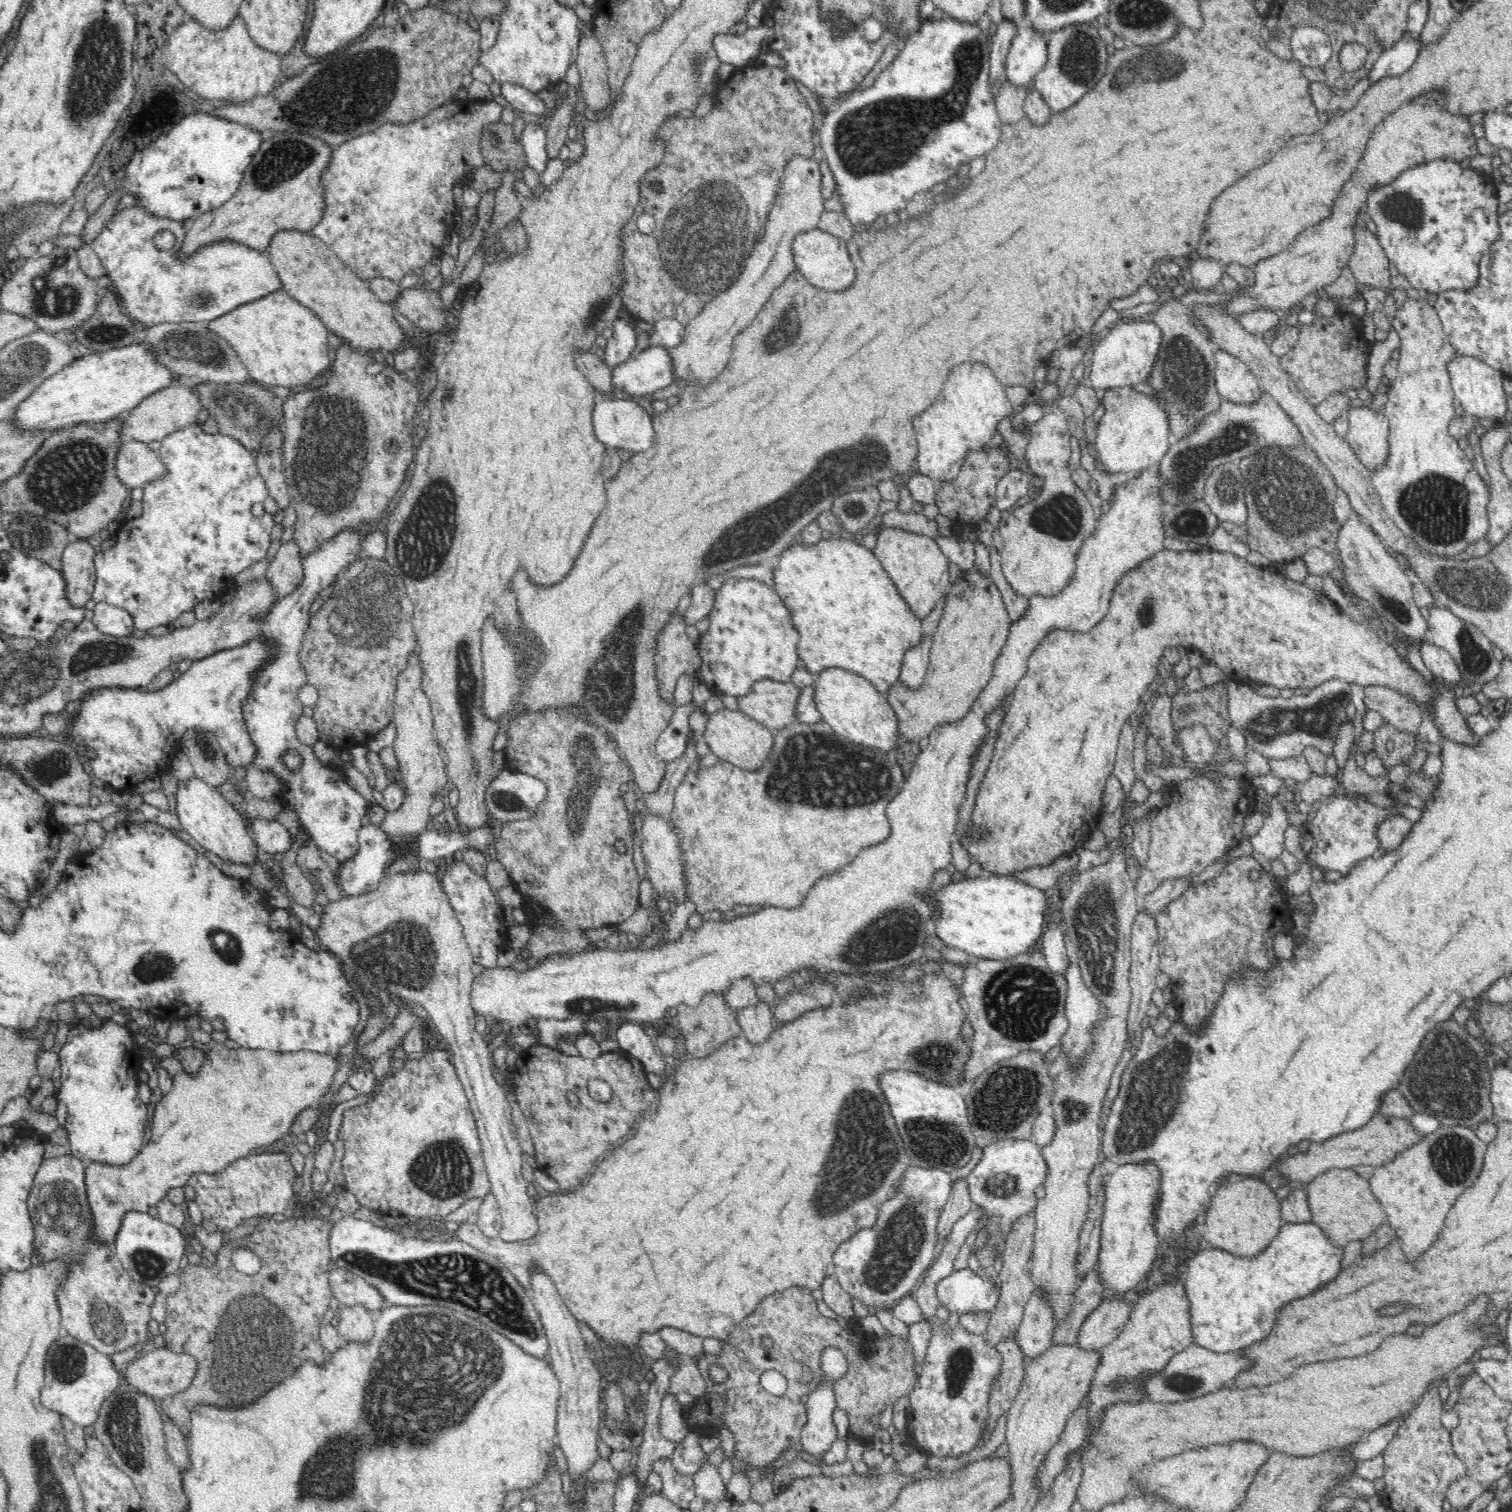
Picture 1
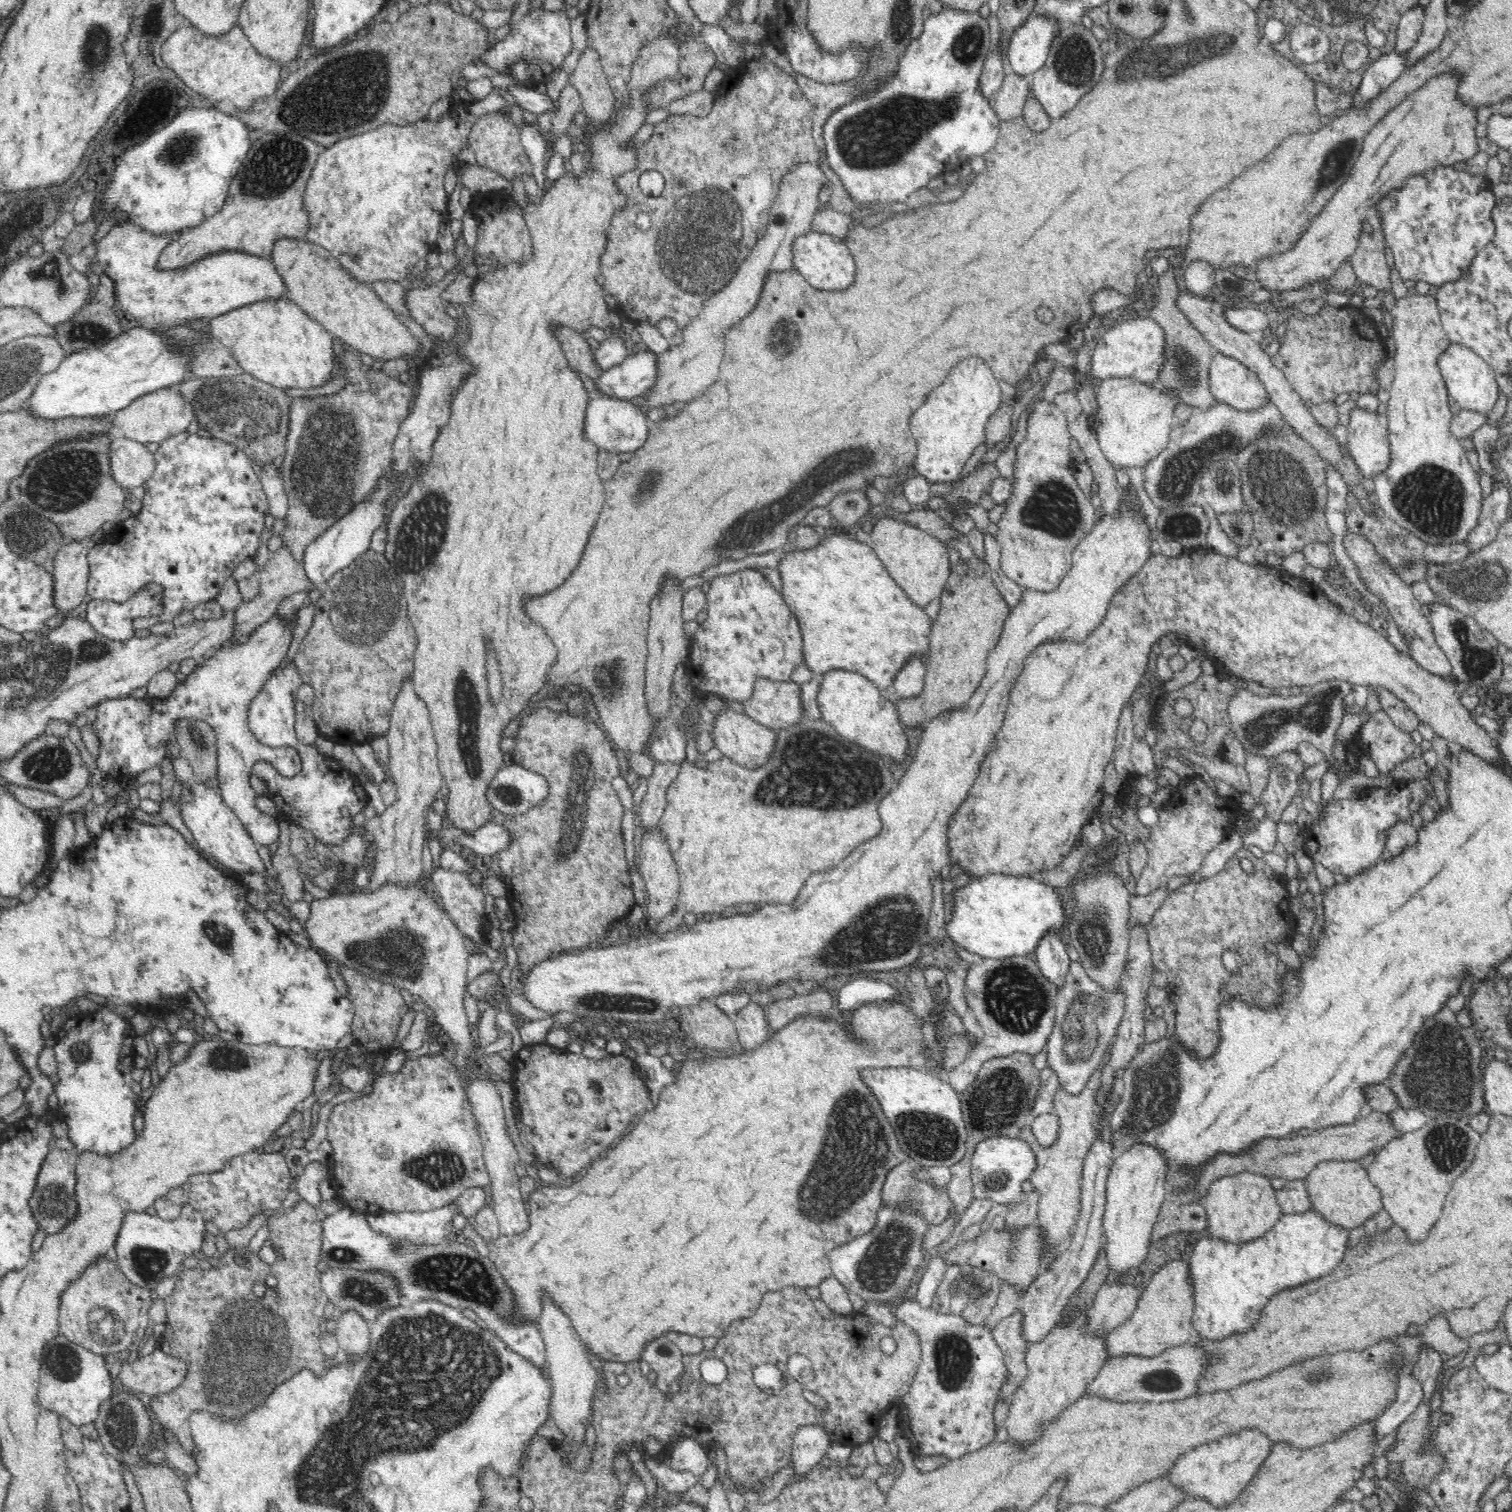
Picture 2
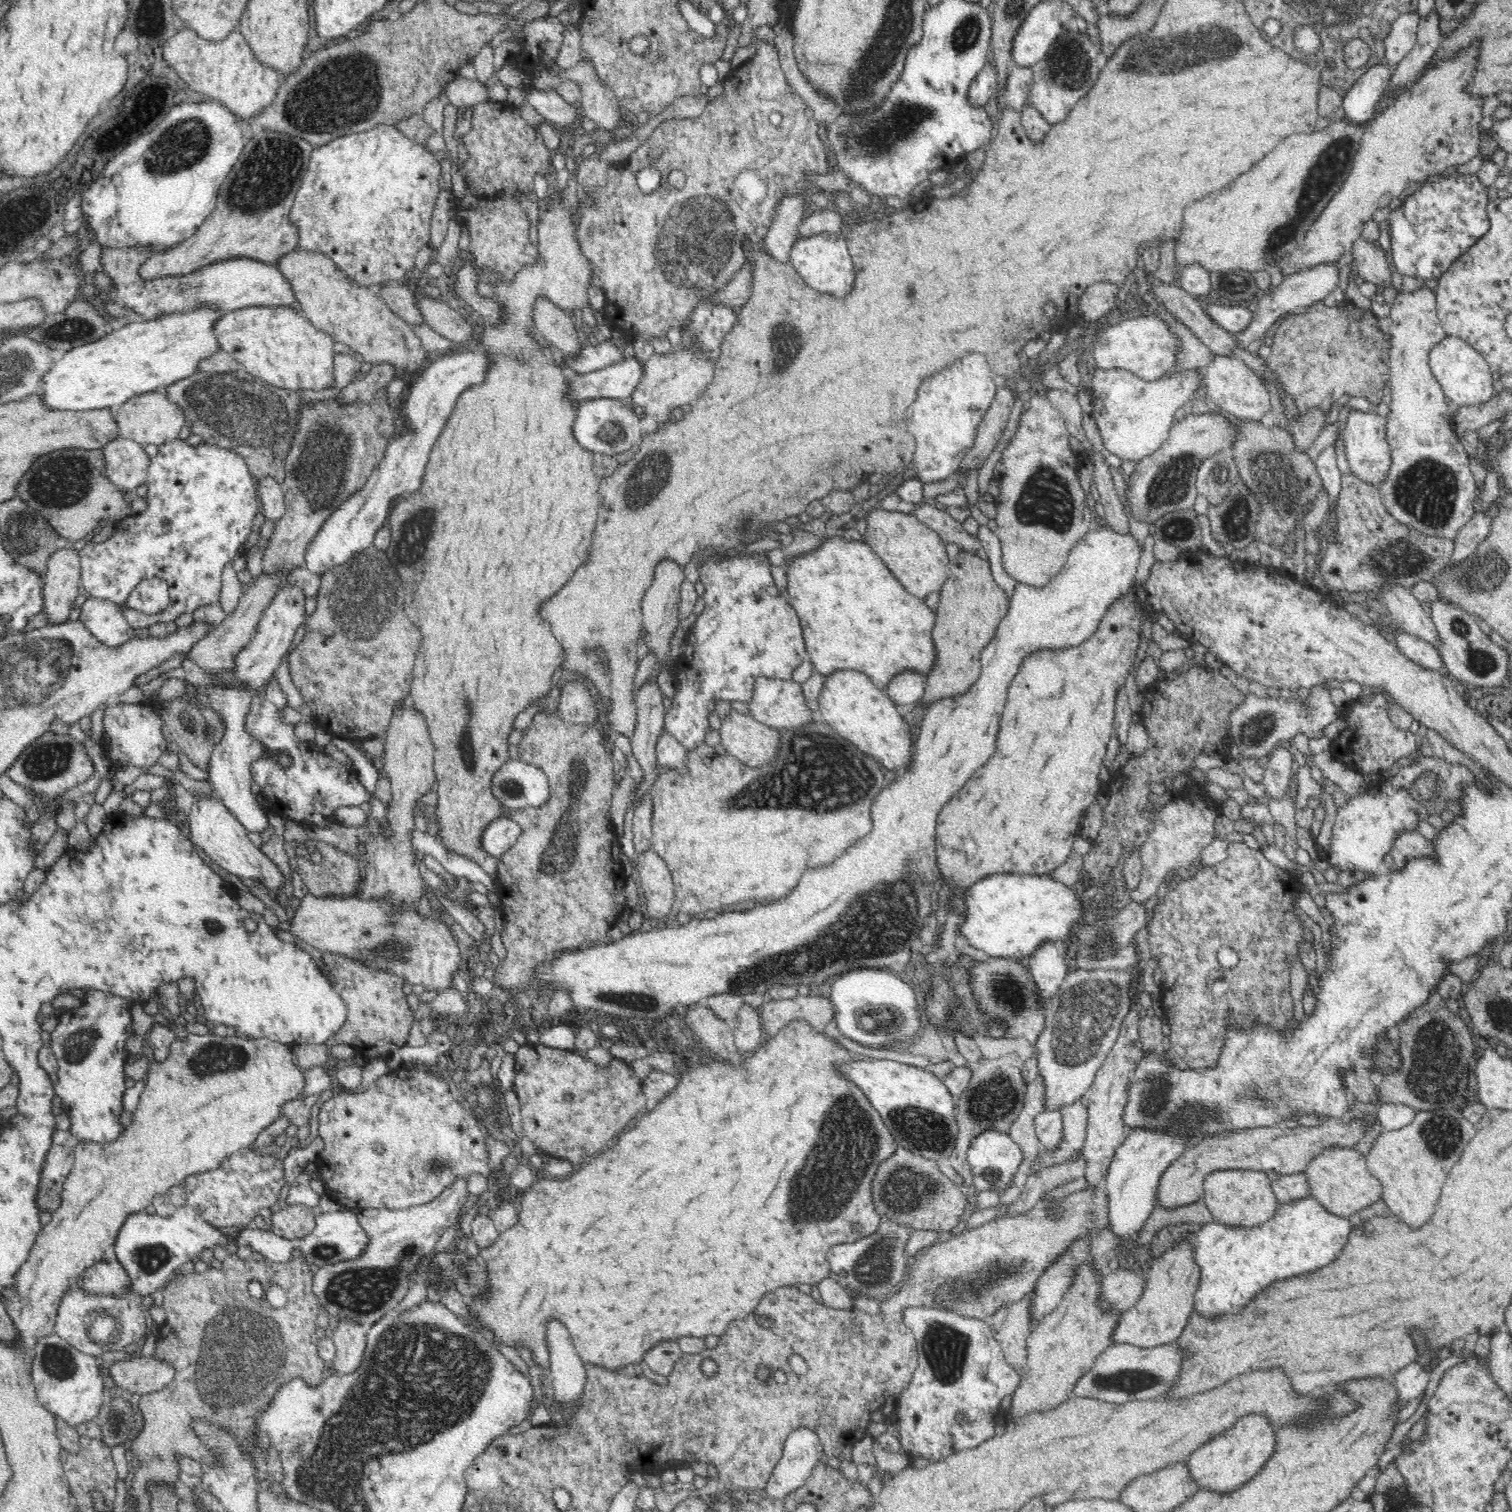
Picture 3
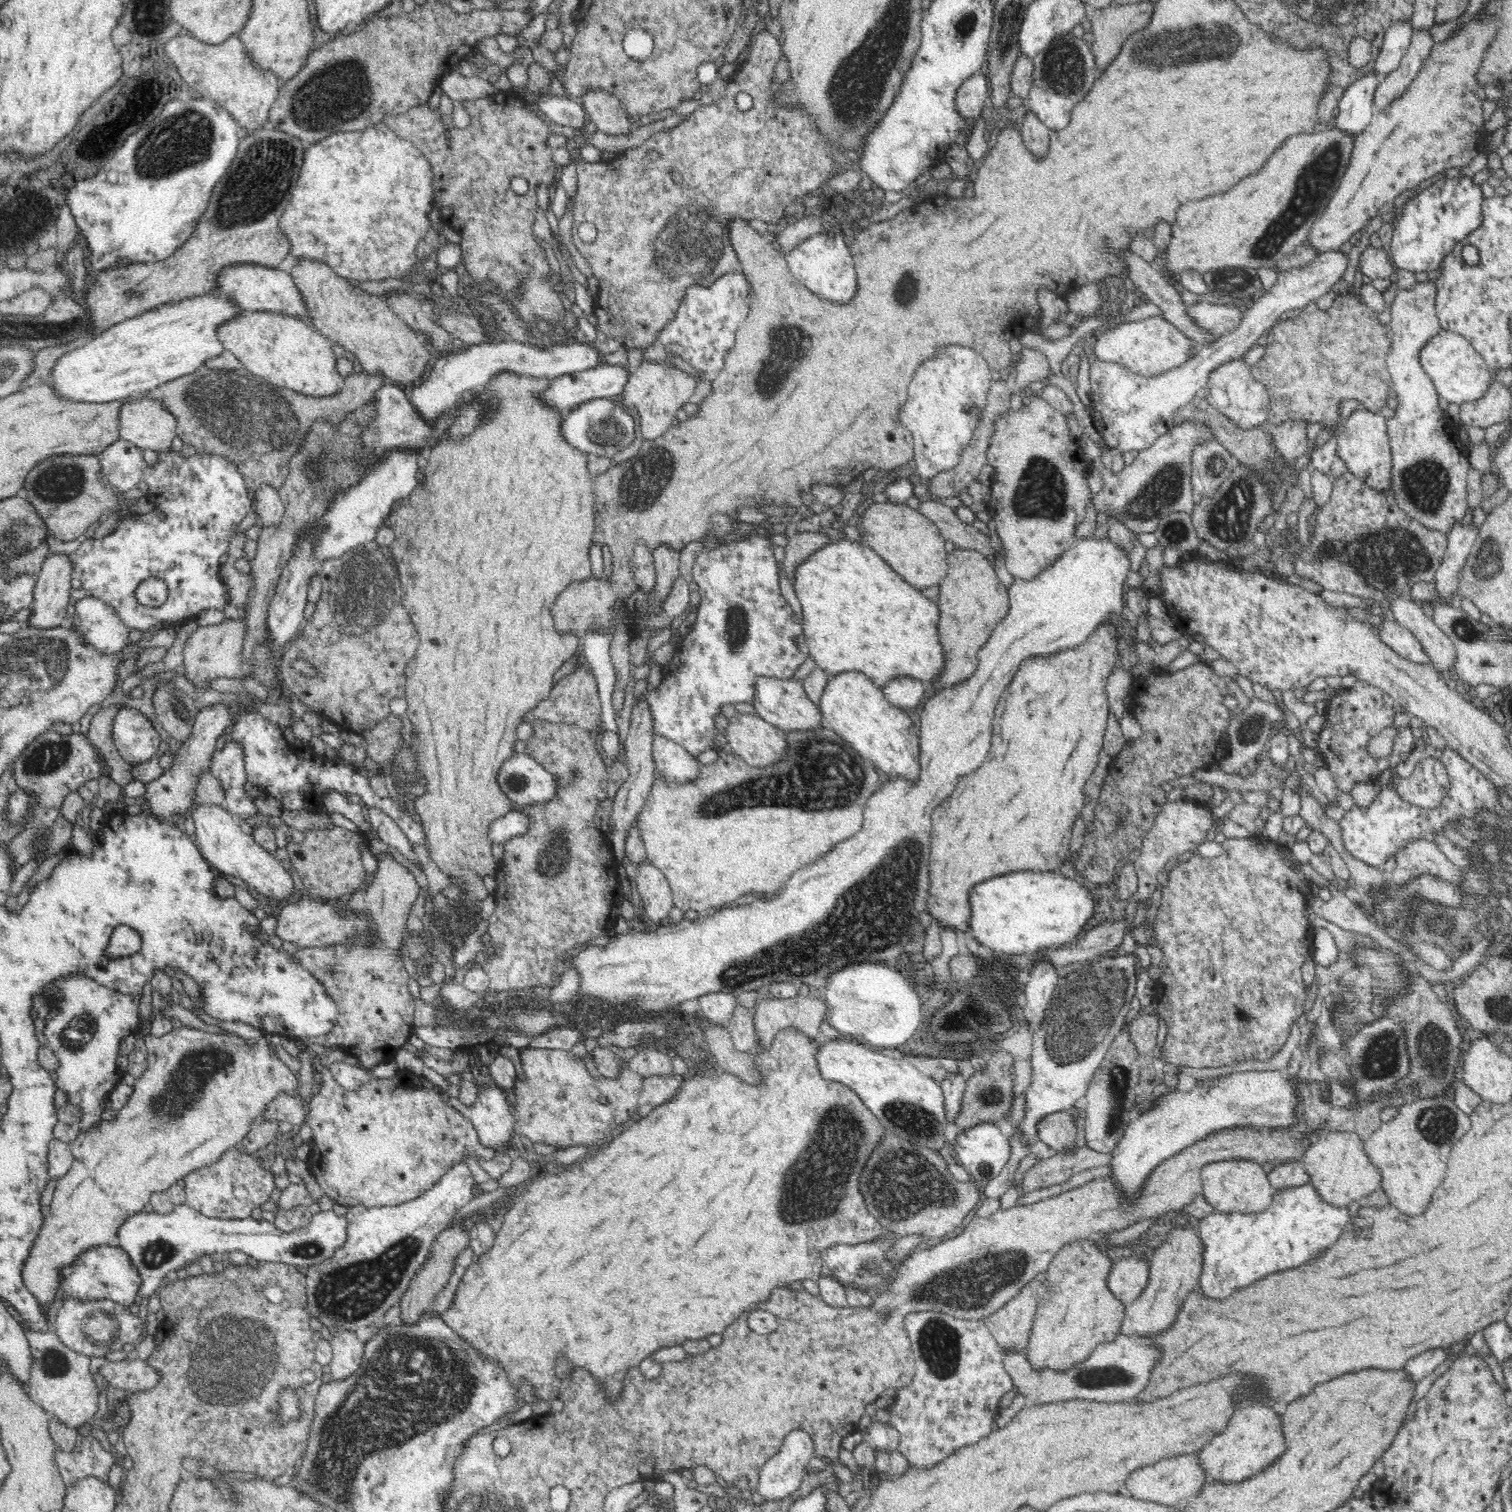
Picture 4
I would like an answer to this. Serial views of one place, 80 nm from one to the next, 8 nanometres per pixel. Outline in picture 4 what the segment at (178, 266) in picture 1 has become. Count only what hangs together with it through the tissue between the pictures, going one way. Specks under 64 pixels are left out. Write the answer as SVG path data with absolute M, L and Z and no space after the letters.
M236 263L232 266L224 267L215 278L215 290L212 293L217 293L219 296L229 298L235 305L244 311L268 311L272 313L284 313L296 316L302 321L310 324L309 316L307 315L307 308L303 301L302 295L299 293L298 287L295 285L290 273L286 273L277 268L270 268L258 264Z

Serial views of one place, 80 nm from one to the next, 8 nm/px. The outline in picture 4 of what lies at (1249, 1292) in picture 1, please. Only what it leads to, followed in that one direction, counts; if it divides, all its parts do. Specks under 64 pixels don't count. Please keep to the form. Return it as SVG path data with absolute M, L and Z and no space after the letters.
M1311 1182L1274 1190L1272 1202L1262 1212L1242 1214L1213 1210L1196 1223L1204 1260L1200 1288L1208 1298L1226 1300L1238 1288L1252 1286L1256 1280L1266 1278L1266 1274L1304 1266L1340 1238L1348 1220L1348 1210L1322 1202Z

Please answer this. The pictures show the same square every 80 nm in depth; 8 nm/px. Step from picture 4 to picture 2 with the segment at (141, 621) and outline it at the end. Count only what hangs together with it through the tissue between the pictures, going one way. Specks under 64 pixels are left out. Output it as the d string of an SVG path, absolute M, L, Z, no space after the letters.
M182 432L170 438L166 438L164 442L160 443L160 448L154 454L156 464L154 466L154 472L152 476L144 482L143 487L145 488L145 495L142 501L142 510L137 516L130 516L124 518L119 524L112 526L108 532L108 540L101 545L95 545L93 548L88 550L88 565L90 565L90 576L88 576L88 587L87 594L93 599L108 600L122 604L126 600L130 600L134 594L138 593L138 590L142 590L144 586L153 582L153 584L159 584L162 591L162 612L159 615L137 617L133 620L133 628L135 630L146 630L154 624L160 624L160 622L172 622L174 618L180 613L190 612L200 604L216 598L216 595L220 592L221 586L226 581L228 576L232 576L234 568L242 562L253 559L258 552L258 548L262 546L260 542L260 536L262 532L266 530L266 516L270 514L270 508L268 499L266 499L266 493L262 488L262 483L258 475L258 470L254 462L250 460L250 457L246 455L240 448L223 442L218 438L200 438L197 434L190 434L190 432Z

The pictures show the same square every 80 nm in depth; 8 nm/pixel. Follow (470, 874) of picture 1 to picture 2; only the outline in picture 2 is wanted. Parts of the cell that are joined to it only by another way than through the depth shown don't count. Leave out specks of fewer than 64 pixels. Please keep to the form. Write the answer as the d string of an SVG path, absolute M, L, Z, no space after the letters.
M442 867L435 869L432 882L440 895L442 905L458 926L459 932L478 944L484 942L487 924L485 890L479 884L474 884L469 874Z

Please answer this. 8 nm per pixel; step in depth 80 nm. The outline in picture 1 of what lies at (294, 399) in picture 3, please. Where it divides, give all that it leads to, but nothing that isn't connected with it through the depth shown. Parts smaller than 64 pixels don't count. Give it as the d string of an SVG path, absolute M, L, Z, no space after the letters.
M202 382L202 384L195 384L192 390L201 399L201 404L208 411L209 418L217 420L219 434L238 440L253 453L262 448L262 438L266 438L270 430L281 431L284 419L283 406L278 406L278 402L274 402L274 394L270 394L270 390L260 390L258 382L256 386L248 382L222 385Z

